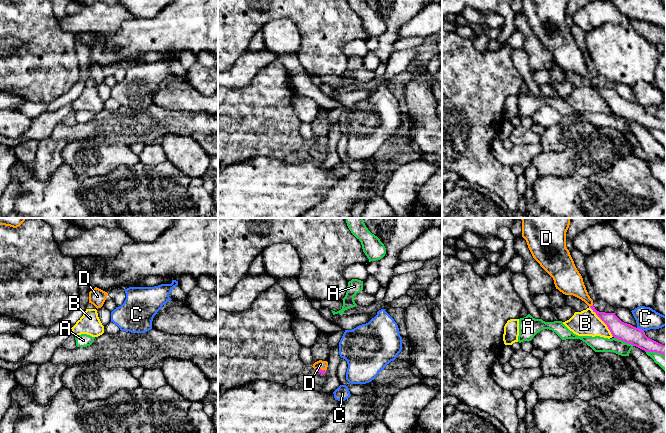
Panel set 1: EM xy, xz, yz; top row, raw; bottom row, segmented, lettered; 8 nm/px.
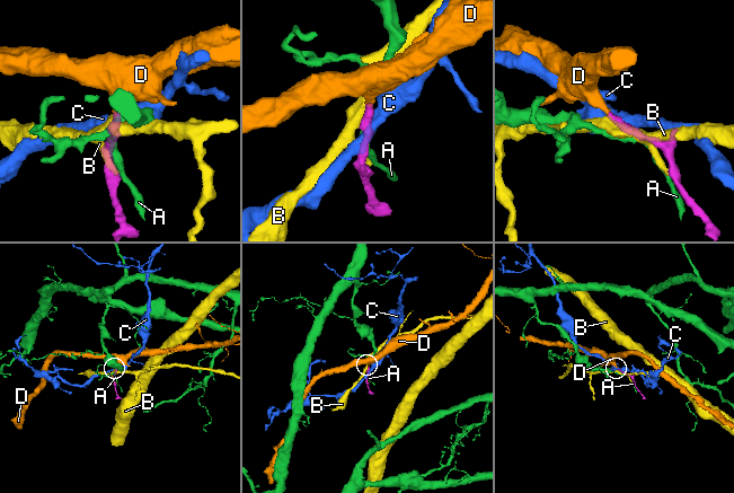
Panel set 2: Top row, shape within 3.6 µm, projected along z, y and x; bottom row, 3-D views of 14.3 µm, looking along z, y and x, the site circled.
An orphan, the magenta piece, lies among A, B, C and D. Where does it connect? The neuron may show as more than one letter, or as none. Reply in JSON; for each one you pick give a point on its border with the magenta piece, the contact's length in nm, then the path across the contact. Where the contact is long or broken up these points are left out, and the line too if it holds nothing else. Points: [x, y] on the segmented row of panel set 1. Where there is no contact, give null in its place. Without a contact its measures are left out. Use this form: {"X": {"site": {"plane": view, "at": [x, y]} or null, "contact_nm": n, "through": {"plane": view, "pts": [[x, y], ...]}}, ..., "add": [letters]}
{"D": {"site": {"plane": "yz", "at": [590, 306]}, "contact_nm": 40, "through": {"plane": "yz", "pts": [[614, 324], [590, 306], [589, 301], [570, 282]]}}, "add": ["D"]}

